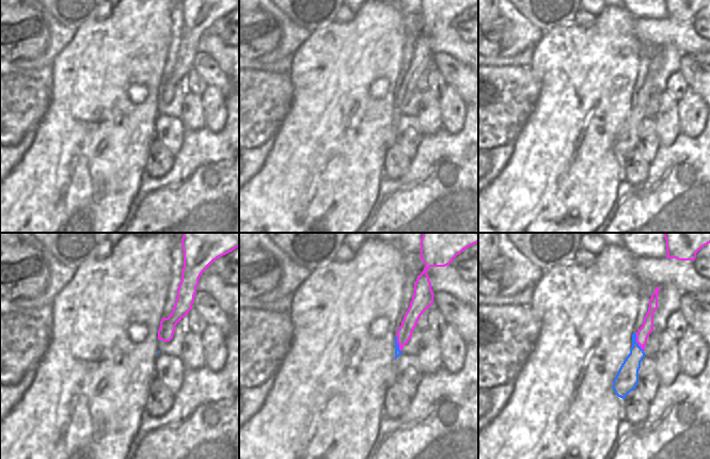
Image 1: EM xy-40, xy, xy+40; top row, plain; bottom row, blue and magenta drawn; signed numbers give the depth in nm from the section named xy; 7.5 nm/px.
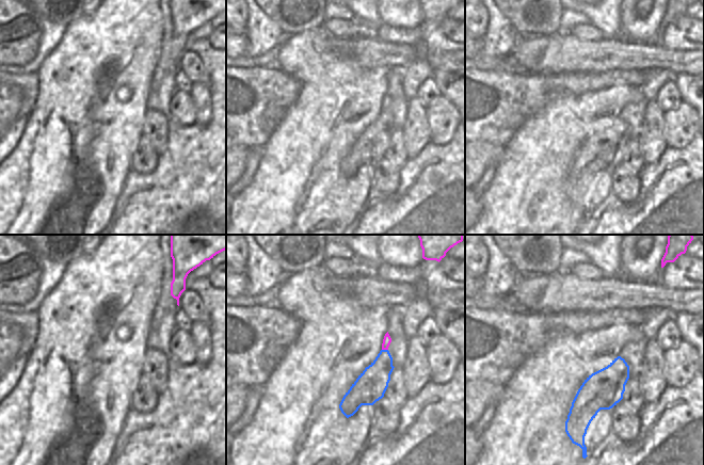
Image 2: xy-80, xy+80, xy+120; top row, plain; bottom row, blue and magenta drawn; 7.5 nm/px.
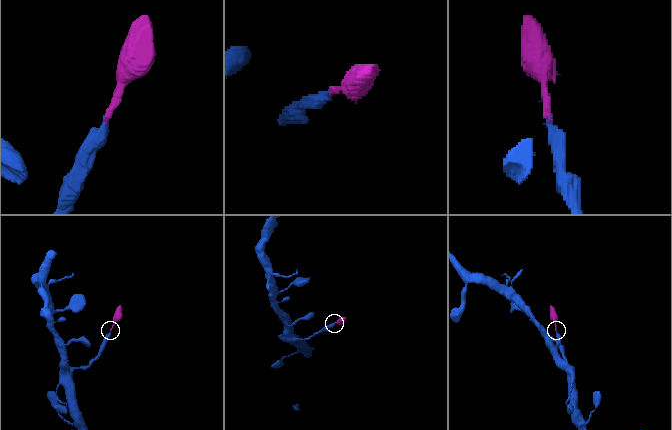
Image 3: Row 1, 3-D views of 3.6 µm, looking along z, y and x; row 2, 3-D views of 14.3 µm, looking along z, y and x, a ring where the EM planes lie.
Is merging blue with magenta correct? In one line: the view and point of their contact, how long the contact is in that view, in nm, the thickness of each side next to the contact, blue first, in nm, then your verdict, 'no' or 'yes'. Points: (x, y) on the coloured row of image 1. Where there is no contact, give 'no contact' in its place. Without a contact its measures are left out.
xy+40 (635, 342) | 150 nm | 160/90 nm | yes

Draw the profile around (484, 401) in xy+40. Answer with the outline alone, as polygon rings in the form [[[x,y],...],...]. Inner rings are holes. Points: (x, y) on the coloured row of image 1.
[[[478,391],[478,418],[486,414],[491,407],[491,400],[487,391]]]

